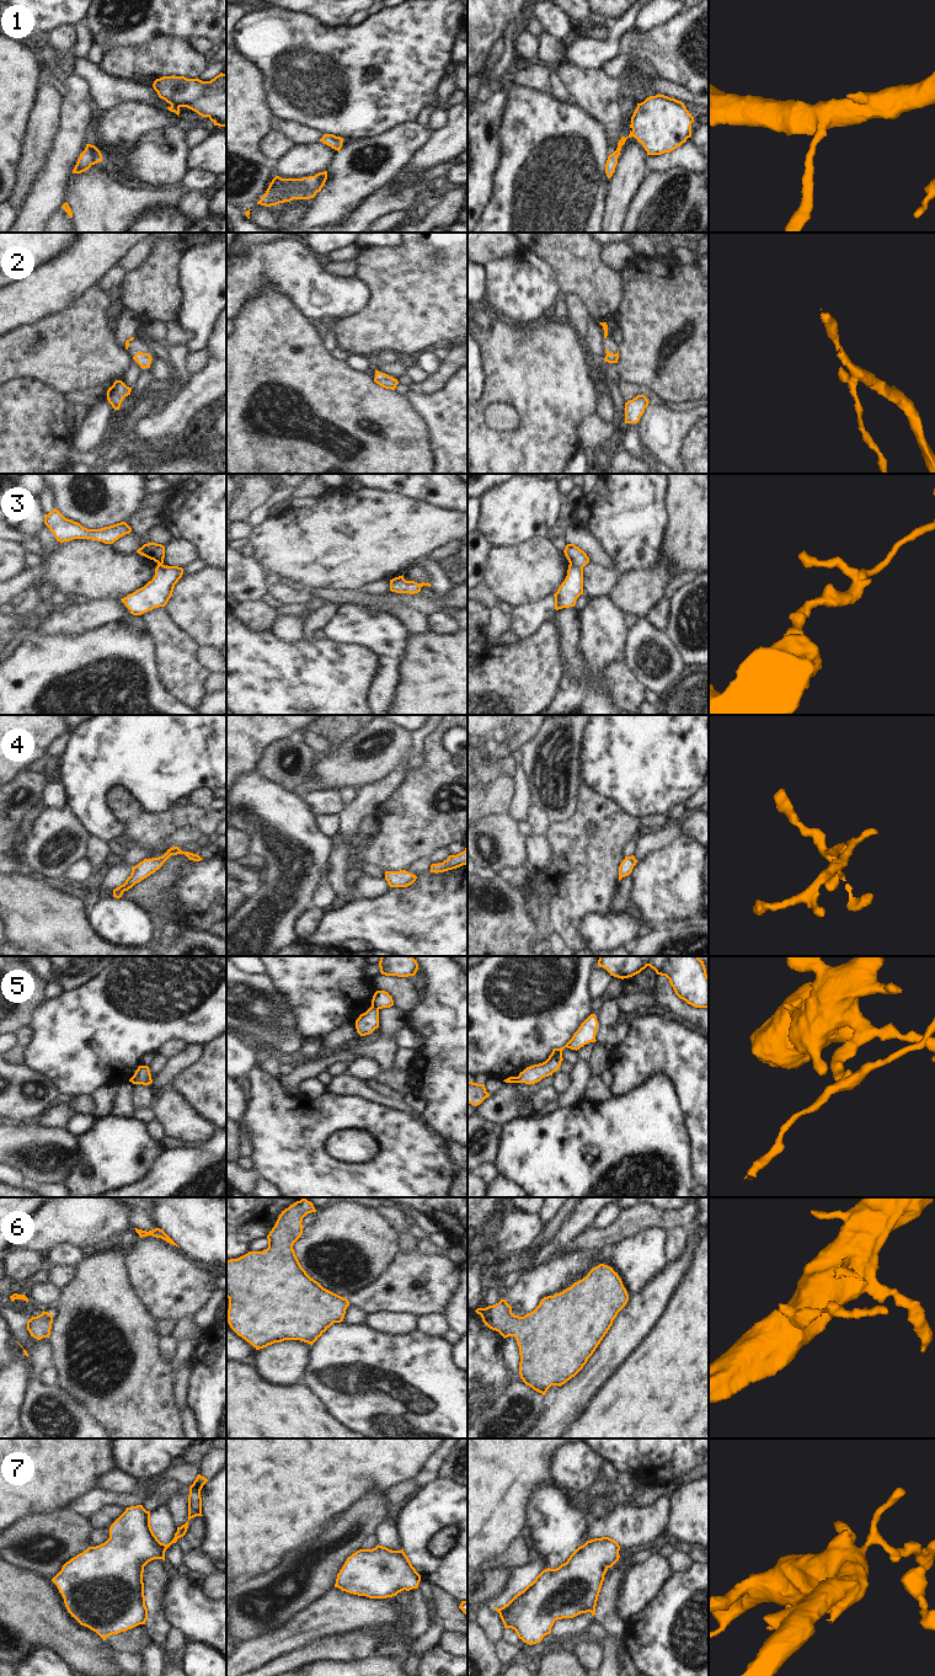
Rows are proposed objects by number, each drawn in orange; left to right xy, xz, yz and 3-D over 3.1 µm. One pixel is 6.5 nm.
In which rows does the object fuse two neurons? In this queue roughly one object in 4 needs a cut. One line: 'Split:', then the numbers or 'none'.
Split: 3, 5

